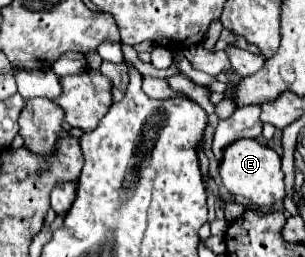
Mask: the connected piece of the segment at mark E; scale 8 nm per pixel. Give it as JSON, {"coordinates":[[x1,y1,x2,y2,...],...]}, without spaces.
{"coordinates":[[237,140,229,144,223,152,219,174,223,180,223,186,233,194,233,196,243,196,251,200,257,208,267,208,273,206,275,202,281,202,285,198,283,190,283,170,281,170,281,156,265,146,259,144,257,140]]}

